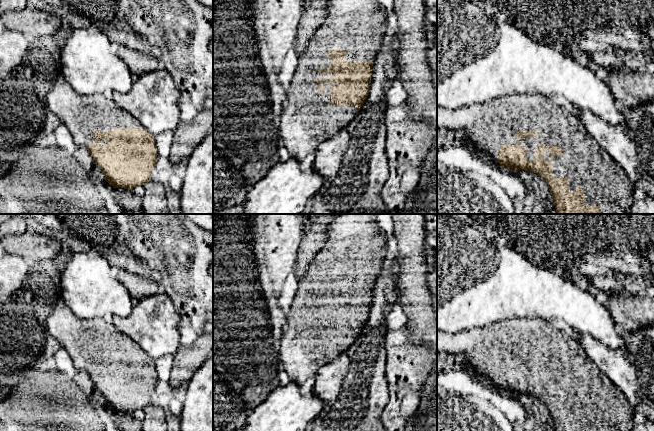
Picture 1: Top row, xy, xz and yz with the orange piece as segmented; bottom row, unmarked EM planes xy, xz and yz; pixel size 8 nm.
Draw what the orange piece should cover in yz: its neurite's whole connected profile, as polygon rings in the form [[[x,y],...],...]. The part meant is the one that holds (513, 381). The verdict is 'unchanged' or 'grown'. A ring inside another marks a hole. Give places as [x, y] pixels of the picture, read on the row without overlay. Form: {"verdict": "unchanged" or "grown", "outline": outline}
{"verdict": "grown", "outline": [[[524,317],[474,327],[457,333],[437,330],[437,352],[464,354],[474,371],[505,392],[538,398],[549,410],[555,431],[632,431],[636,413],[624,394],[587,356],[579,342],[553,329],[545,320]]]}

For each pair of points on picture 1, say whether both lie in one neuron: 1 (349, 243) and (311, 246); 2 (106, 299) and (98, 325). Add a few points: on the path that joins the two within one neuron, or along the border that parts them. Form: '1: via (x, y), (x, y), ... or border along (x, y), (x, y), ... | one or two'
1: border along (327, 228), (327, 239), (310, 264) | two
2: border along (77, 316), (81, 318), (101, 317) | two

